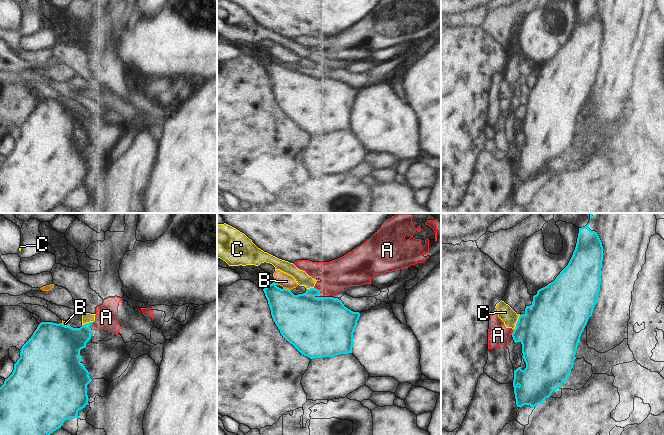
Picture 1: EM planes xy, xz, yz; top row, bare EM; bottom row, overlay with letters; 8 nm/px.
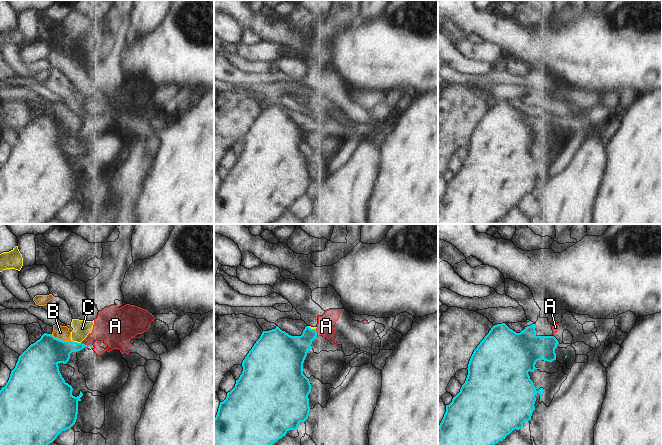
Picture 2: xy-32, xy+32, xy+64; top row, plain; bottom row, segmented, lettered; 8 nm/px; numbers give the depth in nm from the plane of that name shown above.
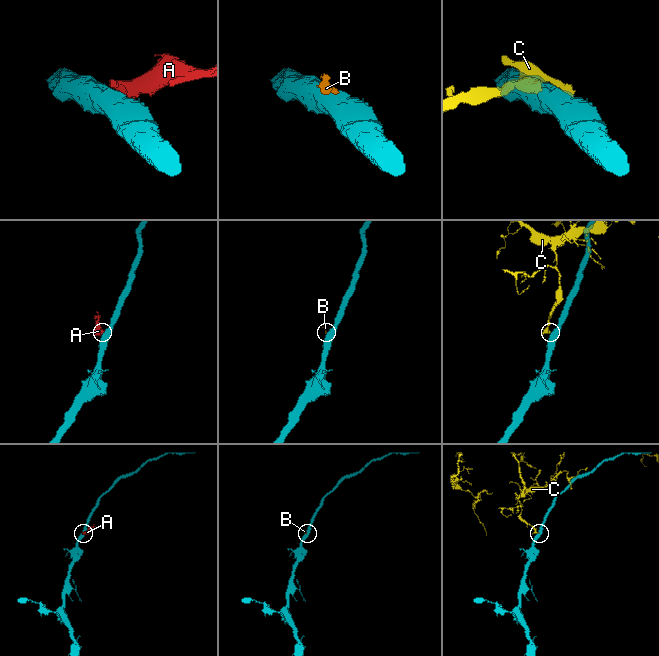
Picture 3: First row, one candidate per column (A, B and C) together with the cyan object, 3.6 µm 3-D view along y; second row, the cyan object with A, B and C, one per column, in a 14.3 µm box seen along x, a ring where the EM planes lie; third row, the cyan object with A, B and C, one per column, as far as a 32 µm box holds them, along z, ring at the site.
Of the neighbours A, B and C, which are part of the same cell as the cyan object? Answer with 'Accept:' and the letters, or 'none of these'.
Accept: none of these

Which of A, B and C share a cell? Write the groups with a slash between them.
A C / B

